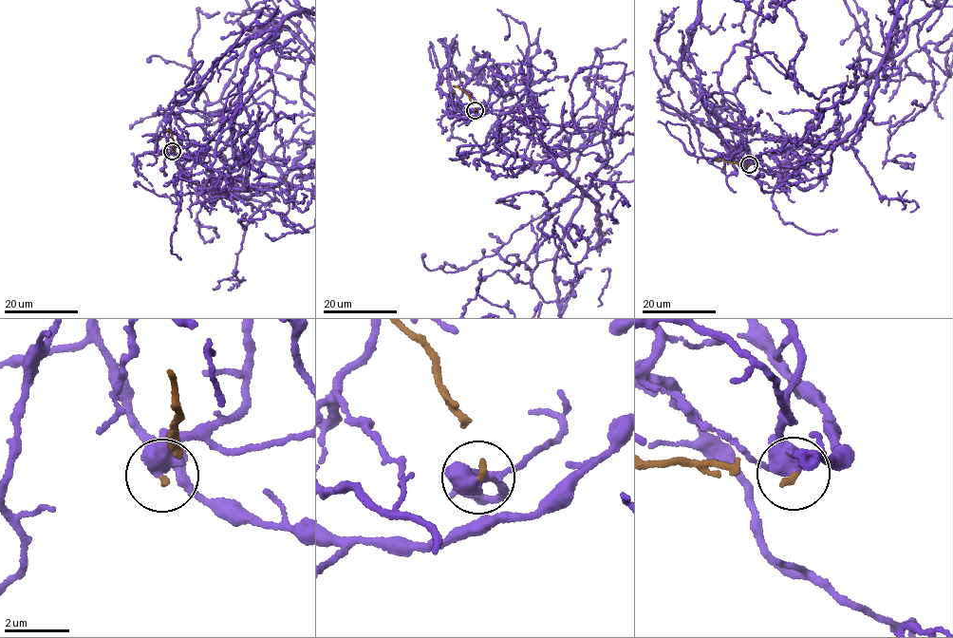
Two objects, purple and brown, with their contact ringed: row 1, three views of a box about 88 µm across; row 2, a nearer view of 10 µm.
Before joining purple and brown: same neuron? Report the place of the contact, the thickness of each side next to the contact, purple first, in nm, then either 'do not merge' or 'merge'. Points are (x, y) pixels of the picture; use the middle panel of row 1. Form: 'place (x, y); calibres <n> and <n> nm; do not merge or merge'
place (475, 110); calibres 440 and 160 nm; do not merge

